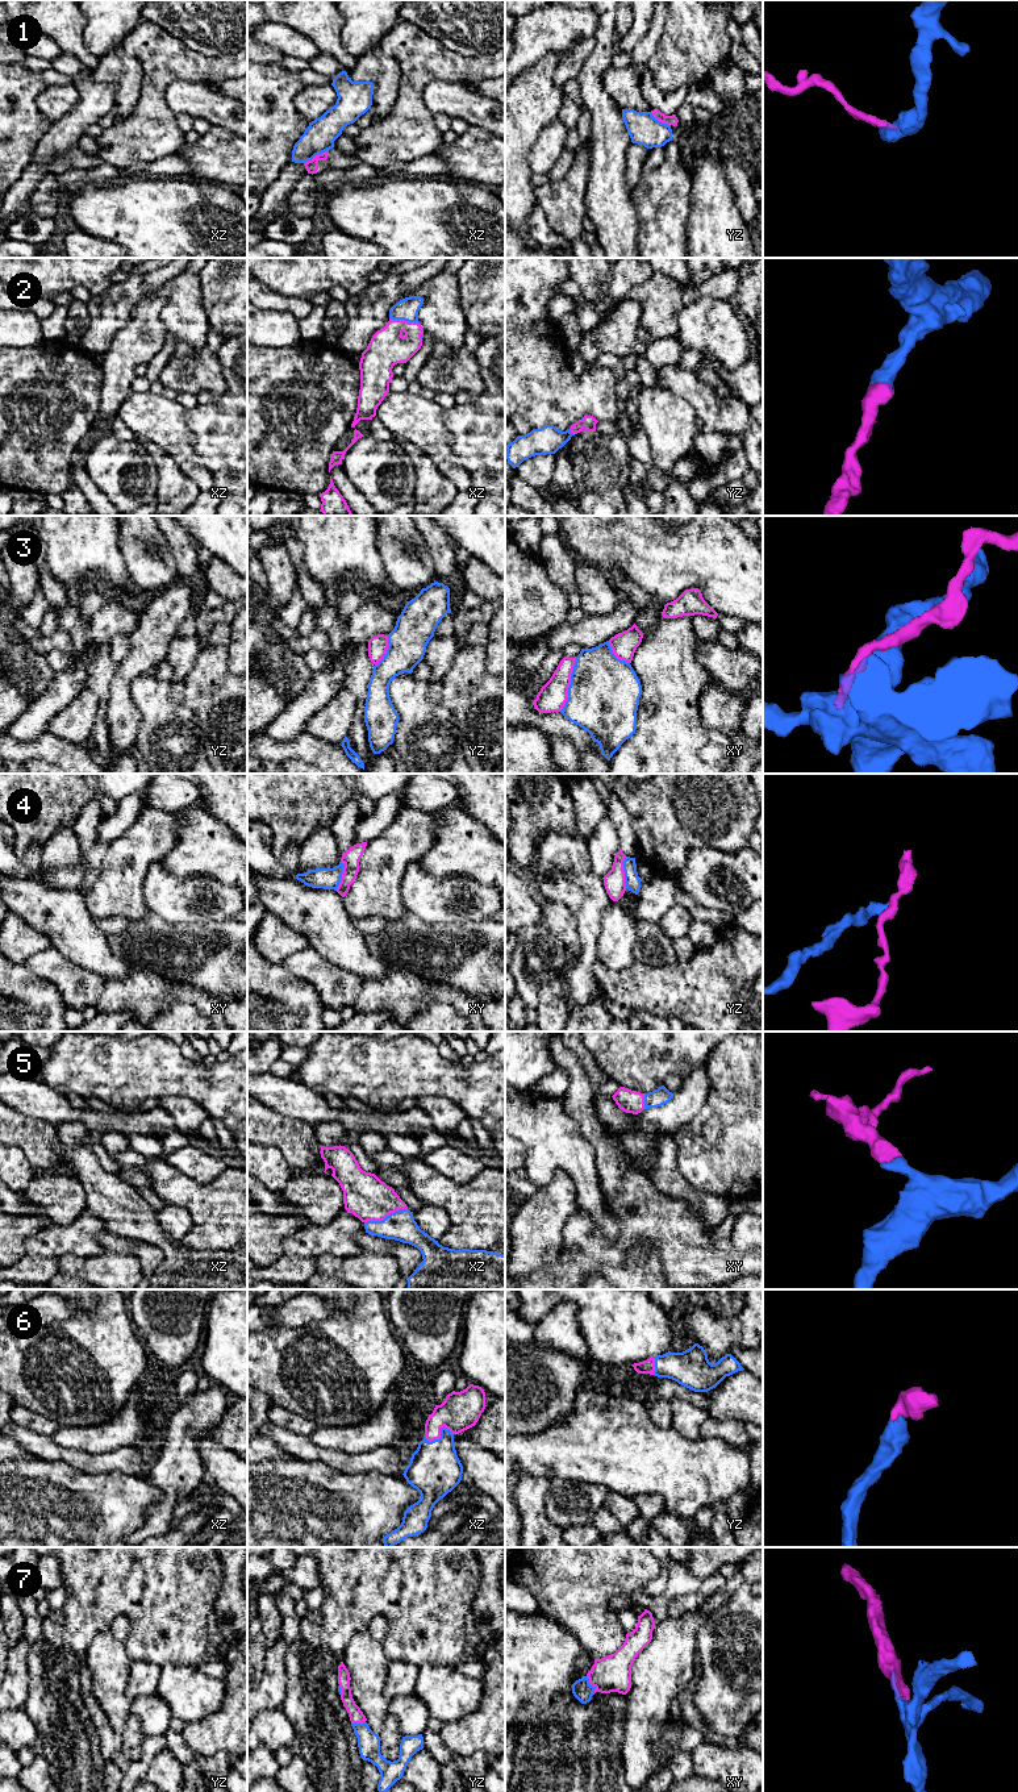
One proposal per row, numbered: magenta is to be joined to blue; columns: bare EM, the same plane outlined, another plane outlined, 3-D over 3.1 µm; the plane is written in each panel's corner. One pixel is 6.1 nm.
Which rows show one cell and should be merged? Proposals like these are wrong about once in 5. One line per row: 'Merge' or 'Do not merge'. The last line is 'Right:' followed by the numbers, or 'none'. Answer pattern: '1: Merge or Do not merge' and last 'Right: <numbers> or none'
1: Do not merge
2: Merge
3: Do not merge
4: Merge
5: Merge
6: Merge
7: Merge
Right: 2, 4, 5, 6, 7

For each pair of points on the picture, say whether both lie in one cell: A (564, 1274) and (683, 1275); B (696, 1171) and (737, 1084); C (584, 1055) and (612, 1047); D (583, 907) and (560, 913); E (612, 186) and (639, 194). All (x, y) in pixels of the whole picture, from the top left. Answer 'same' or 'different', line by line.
A: same
B: same
C: different
D: different
E: different

